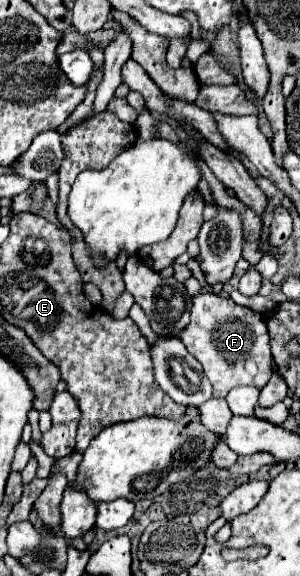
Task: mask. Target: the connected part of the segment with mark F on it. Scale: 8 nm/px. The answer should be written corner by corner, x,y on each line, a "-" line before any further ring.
198,294
192,298
190,322
182,330
180,340
186,344
188,352
202,362
206,378
214,386
214,398
224,398
236,386
254,386
262,390
272,376
272,338
266,330
264,316
222,296

